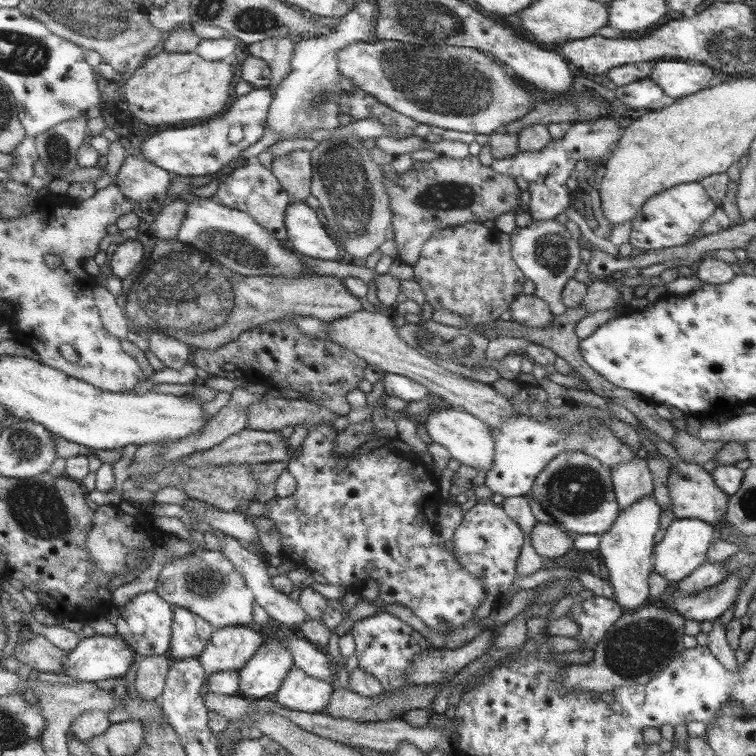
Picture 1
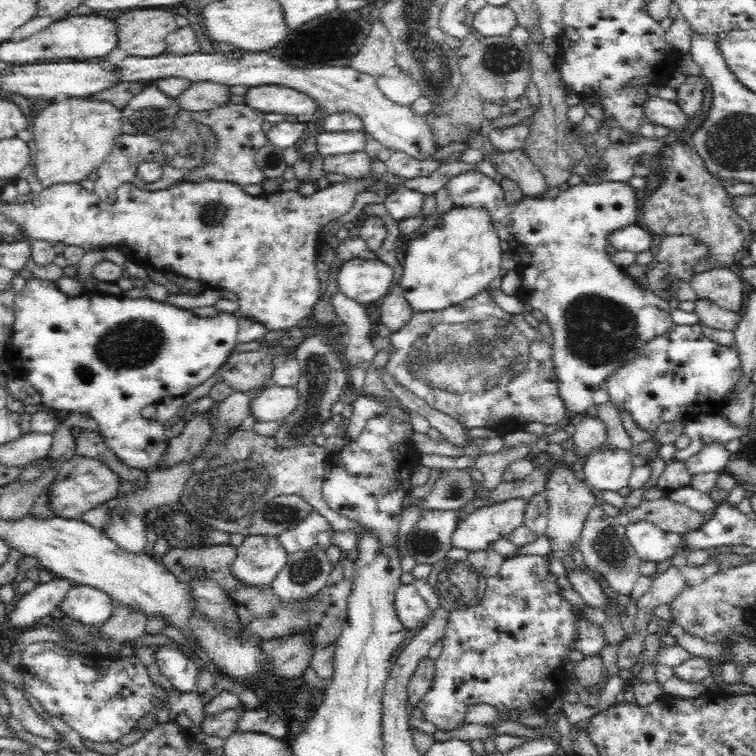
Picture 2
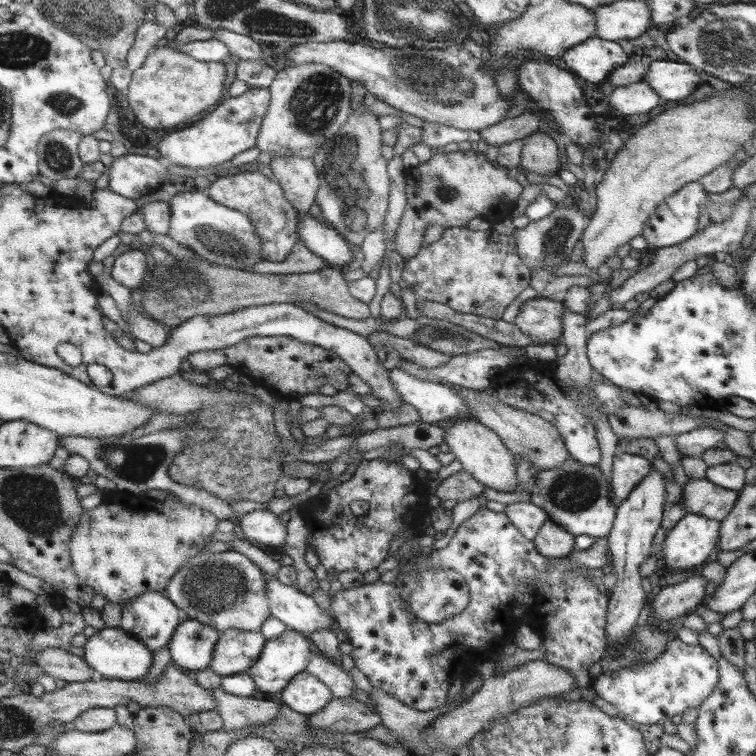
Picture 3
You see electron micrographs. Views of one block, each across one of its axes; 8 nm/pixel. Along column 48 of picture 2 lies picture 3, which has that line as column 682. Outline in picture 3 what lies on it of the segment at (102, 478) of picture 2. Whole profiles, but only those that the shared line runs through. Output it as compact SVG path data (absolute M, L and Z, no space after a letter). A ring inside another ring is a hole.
M687 477L682 496L686 513L698 513L698 516L709 517L710 520L723 521L736 506L739 493L707 478Z

